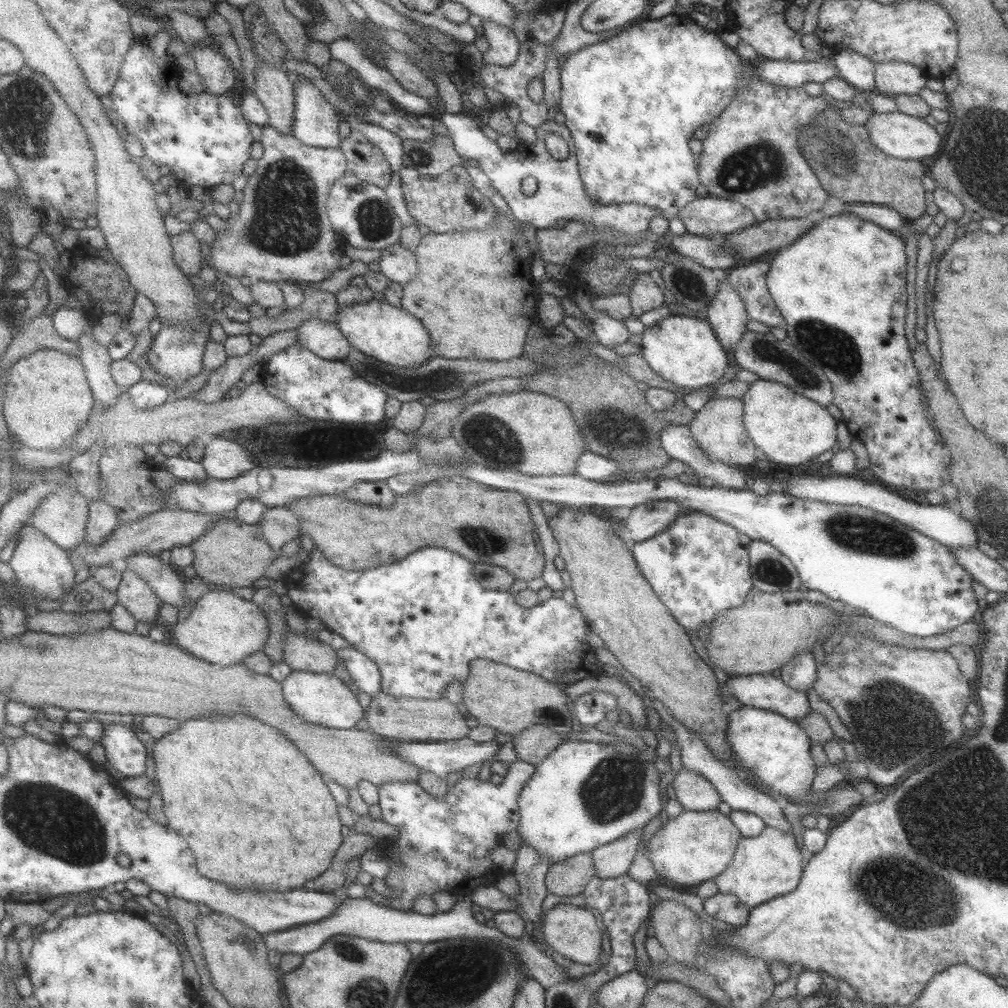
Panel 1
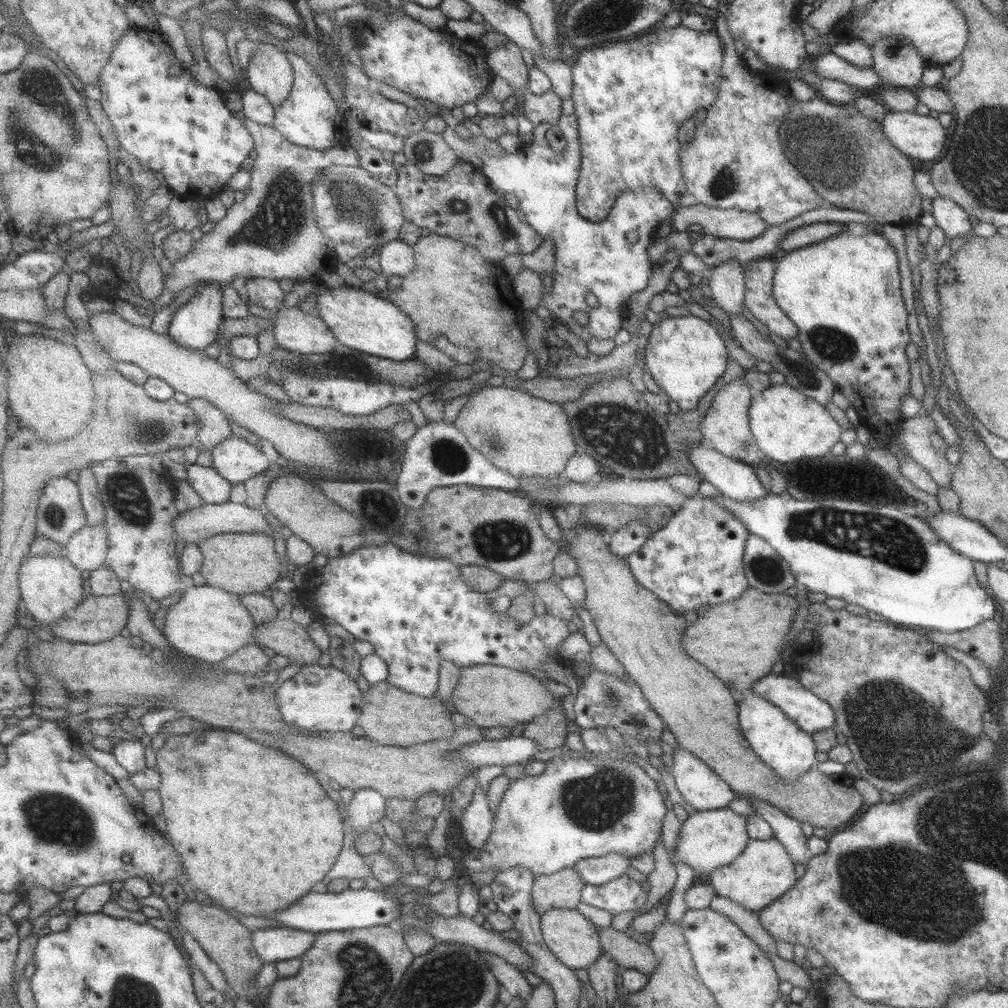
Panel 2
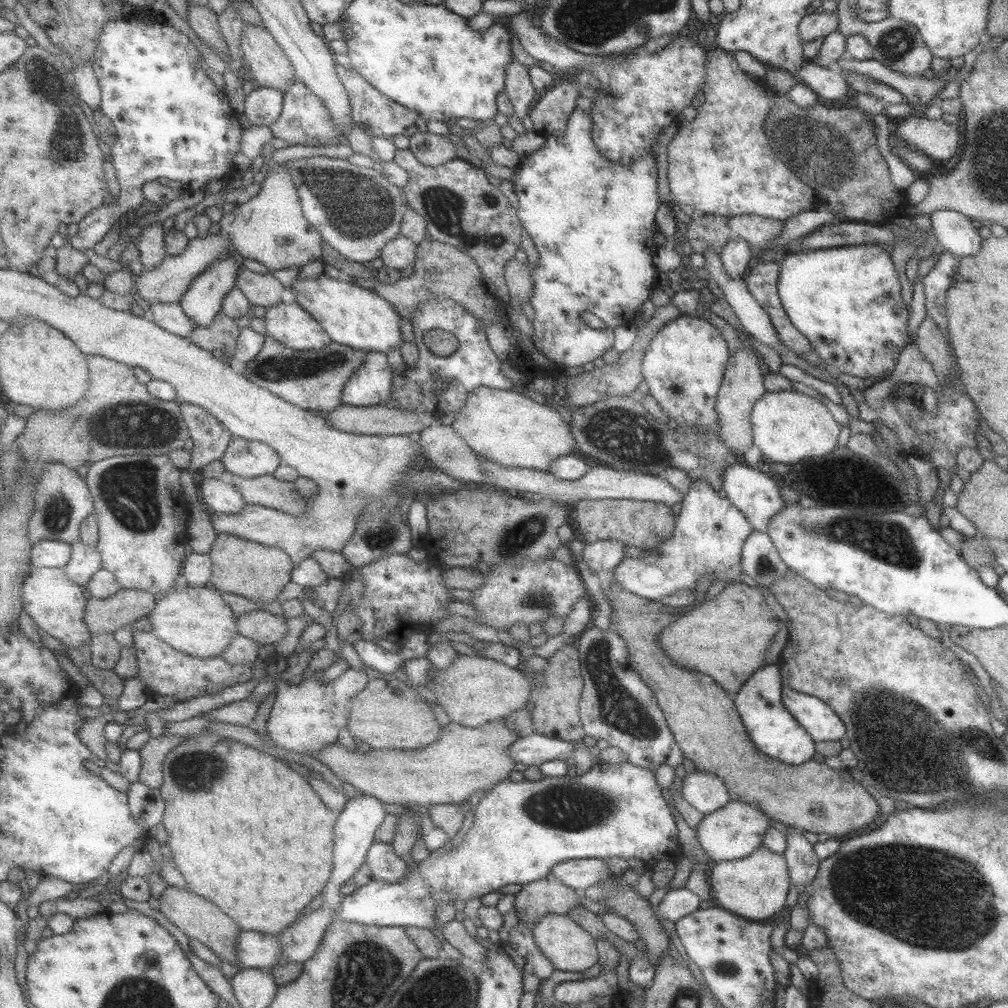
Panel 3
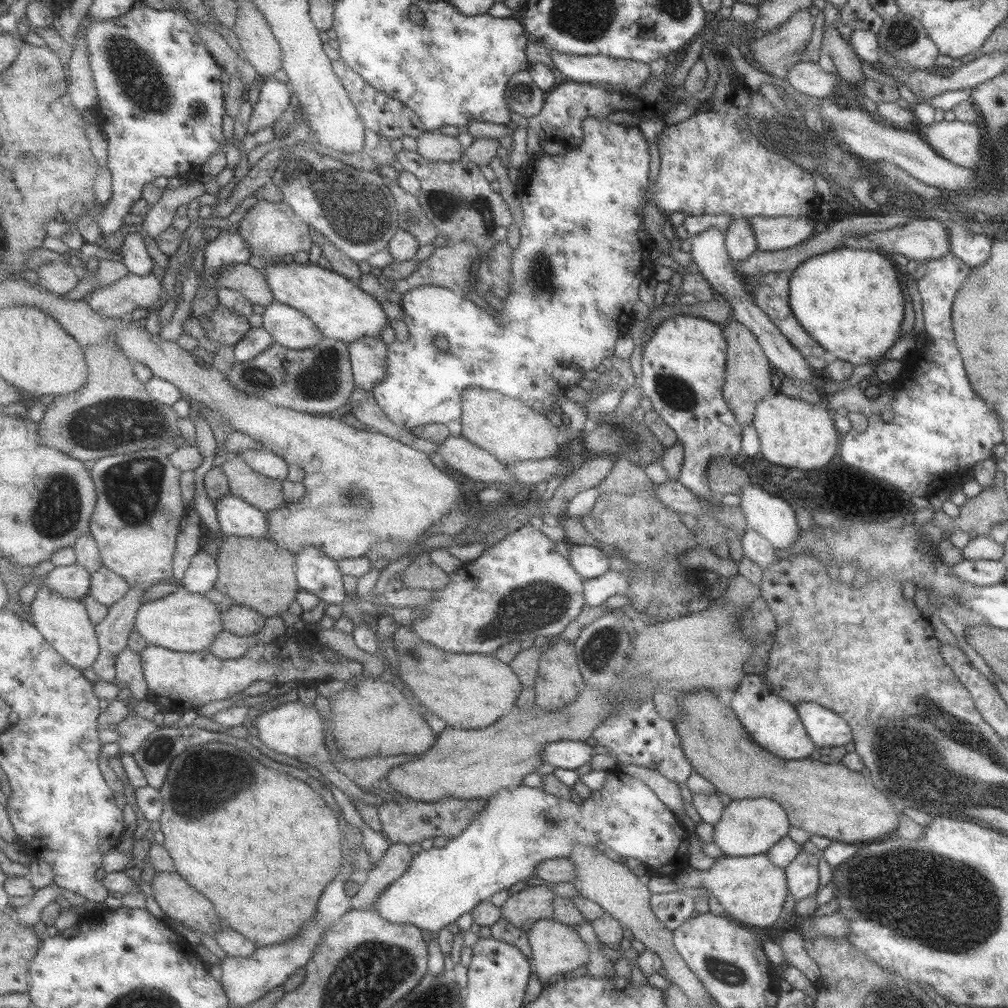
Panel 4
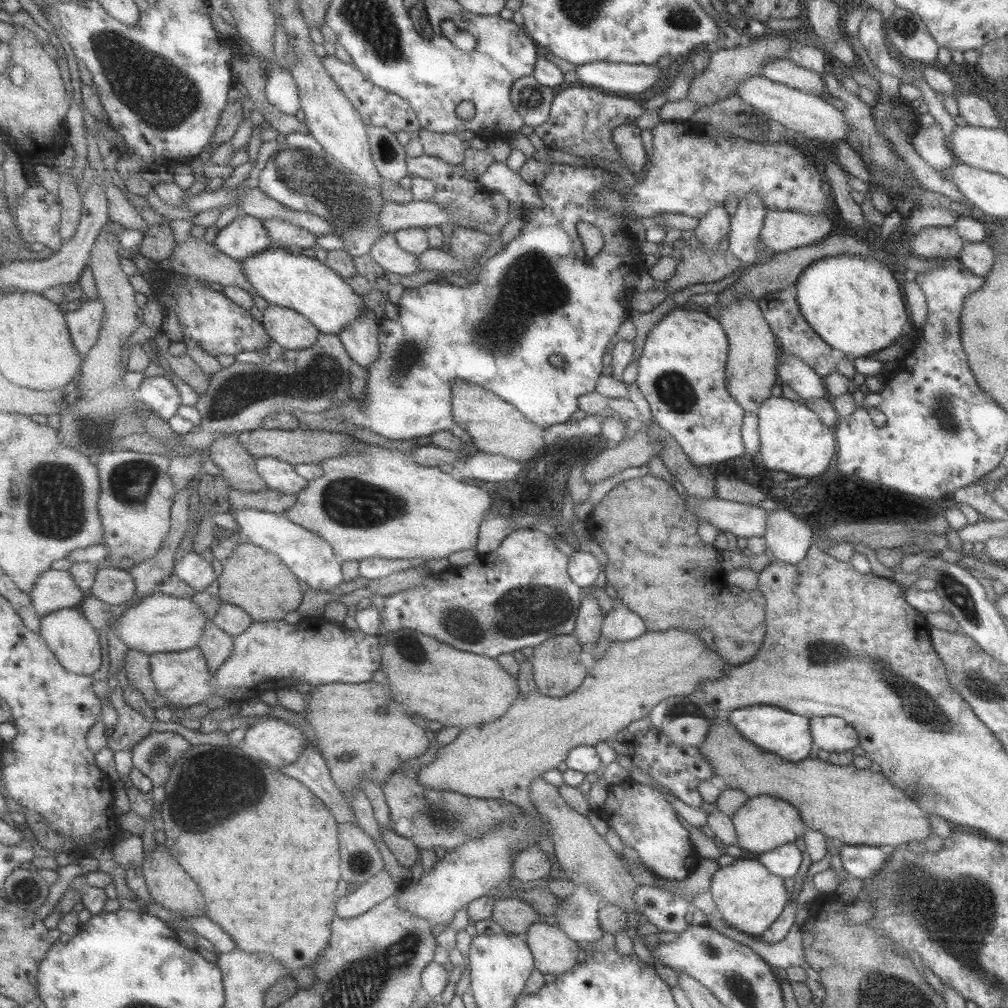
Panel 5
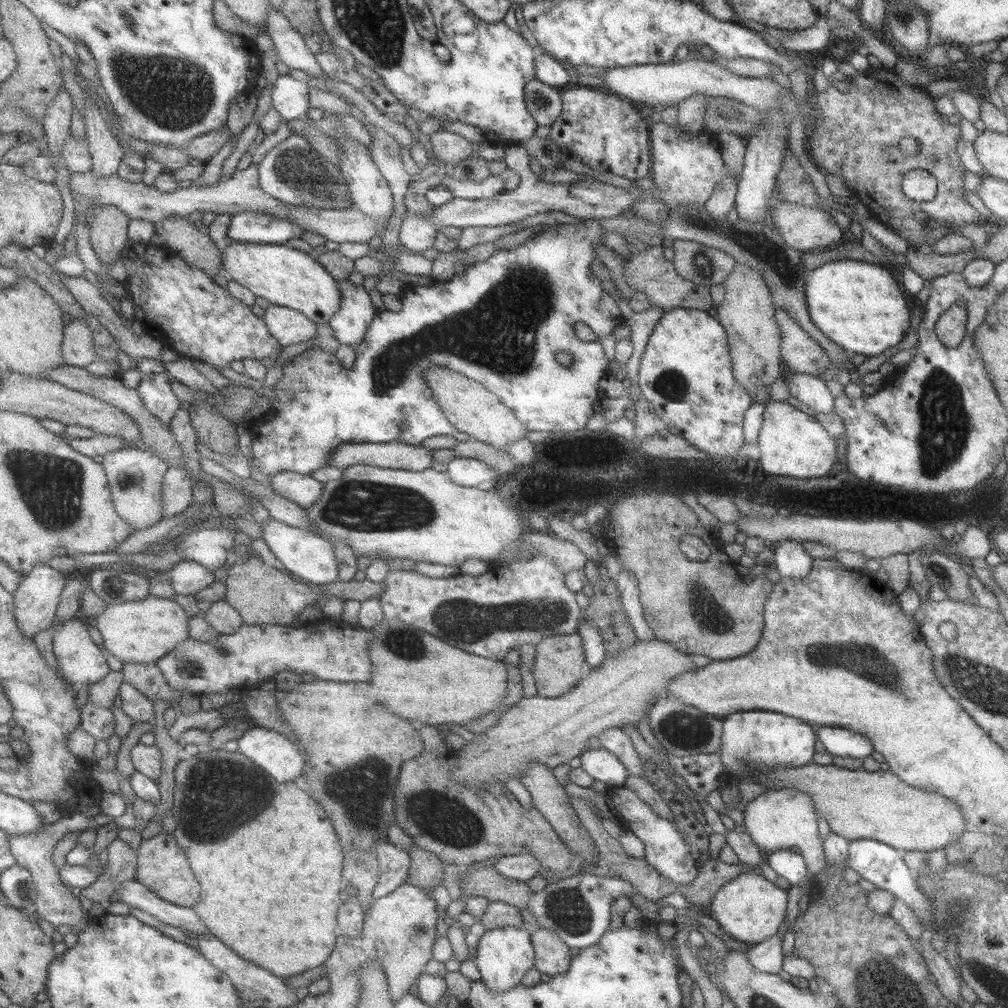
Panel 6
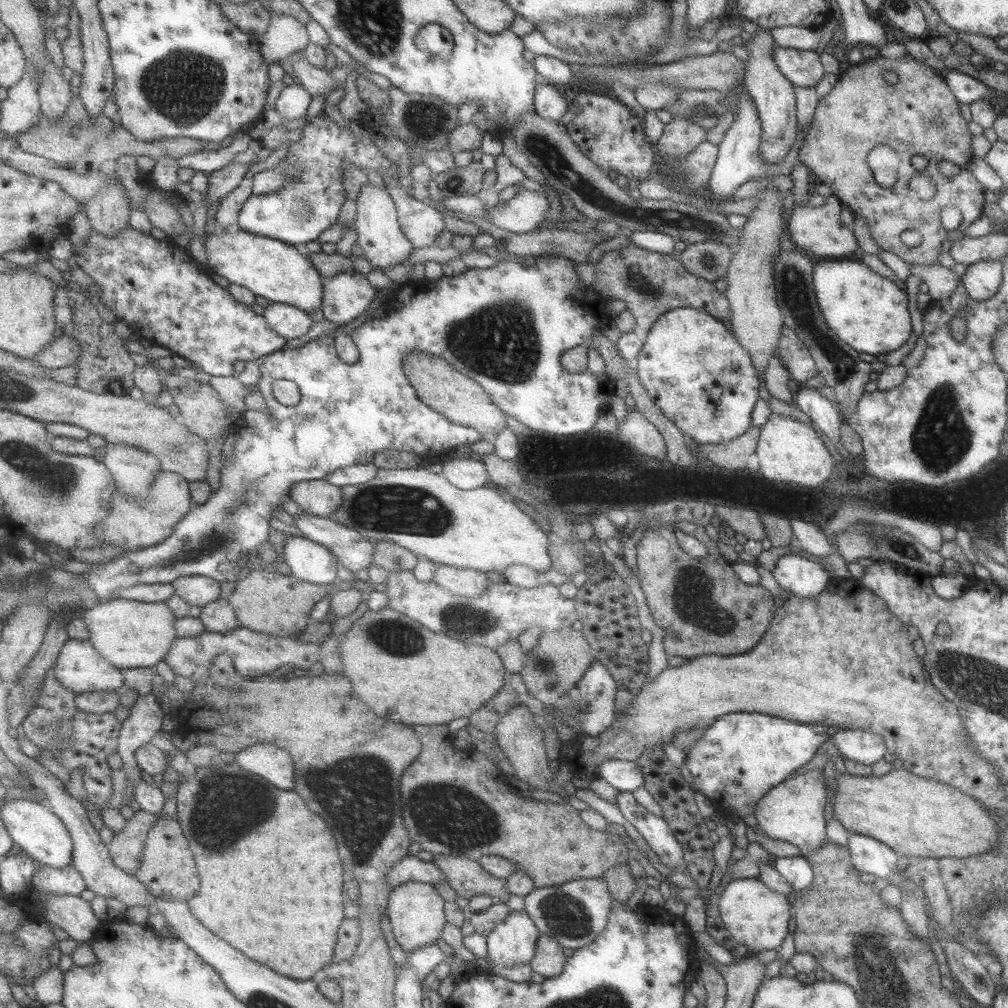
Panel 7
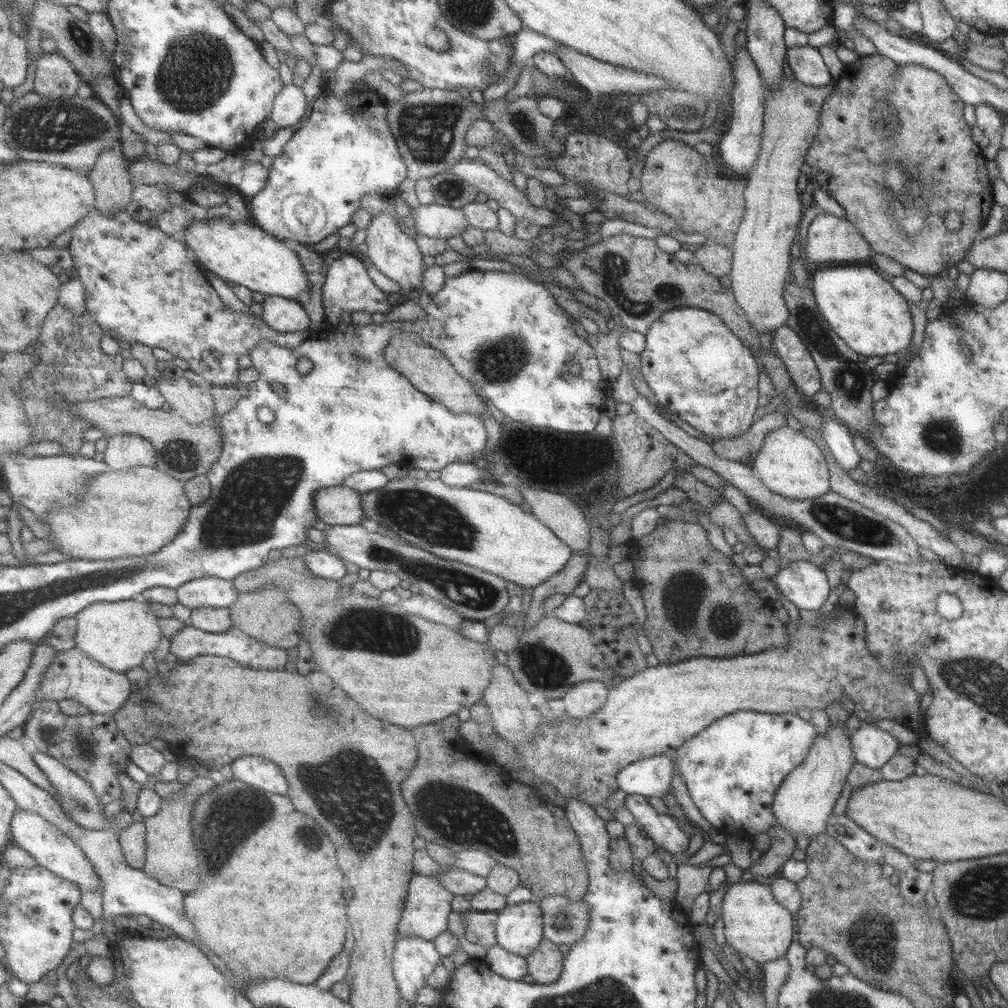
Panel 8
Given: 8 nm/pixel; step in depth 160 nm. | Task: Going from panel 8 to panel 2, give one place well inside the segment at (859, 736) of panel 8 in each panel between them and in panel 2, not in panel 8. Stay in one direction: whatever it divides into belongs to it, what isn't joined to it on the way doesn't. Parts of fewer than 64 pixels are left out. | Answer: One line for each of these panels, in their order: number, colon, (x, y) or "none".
2: (811, 714)
3: (820, 722)
4: (825, 728)
5: (830, 733)
6: (837, 741)
7: (862, 746)

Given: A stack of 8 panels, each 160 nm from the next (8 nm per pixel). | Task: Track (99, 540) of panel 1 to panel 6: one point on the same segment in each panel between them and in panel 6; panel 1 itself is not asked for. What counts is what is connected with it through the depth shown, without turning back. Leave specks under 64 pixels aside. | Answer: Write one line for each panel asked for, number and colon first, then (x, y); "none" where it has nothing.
2: (88, 550)
3: (86, 561)
4: (74, 582)
5: (57, 589)
6: (37, 601)

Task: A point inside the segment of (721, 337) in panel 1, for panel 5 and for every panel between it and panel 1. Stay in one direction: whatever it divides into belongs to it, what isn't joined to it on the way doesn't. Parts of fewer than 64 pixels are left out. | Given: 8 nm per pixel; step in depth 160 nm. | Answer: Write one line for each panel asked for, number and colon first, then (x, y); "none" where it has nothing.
2: (726, 284)
3: (735, 255)
4: (739, 241)
5: (745, 224)

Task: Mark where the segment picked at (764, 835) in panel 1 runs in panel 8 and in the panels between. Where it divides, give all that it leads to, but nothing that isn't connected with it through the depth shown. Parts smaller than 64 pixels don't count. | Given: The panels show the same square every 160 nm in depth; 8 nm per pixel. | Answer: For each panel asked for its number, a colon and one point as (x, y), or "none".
2: (763, 870)
3: (754, 887)
4: (752, 890)
5: (749, 898)
6: (749, 908)
7: (755, 916)
8: (755, 924)

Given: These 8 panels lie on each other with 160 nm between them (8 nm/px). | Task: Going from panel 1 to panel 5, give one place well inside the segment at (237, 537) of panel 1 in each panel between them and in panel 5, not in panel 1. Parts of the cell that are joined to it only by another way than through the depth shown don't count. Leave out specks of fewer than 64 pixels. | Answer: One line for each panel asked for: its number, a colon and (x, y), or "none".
2: (242, 563)
3: (247, 568)
4: (258, 573)
5: (258, 581)

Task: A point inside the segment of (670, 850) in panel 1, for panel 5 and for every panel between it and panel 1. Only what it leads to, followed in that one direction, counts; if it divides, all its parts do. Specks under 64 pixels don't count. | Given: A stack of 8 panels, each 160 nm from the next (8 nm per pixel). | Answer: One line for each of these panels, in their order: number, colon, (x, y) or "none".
2: (708, 839)
3: (731, 832)
4: (746, 827)
5: (762, 823)

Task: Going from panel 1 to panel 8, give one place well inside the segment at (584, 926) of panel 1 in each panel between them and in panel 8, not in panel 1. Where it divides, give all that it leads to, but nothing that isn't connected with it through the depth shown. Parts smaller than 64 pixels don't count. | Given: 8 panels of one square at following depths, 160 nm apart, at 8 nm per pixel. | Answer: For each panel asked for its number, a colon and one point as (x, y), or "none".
2: (573, 939)
3: (570, 948)
4: (556, 948)
5: (554, 952)
6: (551, 955)
7: (548, 960)
8: (544, 964)

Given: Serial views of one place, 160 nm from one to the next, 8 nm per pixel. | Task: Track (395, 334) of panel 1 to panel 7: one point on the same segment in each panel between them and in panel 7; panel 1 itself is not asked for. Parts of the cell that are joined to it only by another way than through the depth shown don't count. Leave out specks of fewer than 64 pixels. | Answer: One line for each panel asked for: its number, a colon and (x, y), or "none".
2: (365, 321)
3: (354, 316)
4: (343, 311)
5: (286, 278)
6: (284, 276)
7: (276, 270)

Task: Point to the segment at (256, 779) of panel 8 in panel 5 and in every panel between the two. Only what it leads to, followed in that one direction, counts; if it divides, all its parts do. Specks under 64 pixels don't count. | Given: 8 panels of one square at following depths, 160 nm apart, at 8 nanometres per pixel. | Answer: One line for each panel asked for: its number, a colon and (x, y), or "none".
5: (279, 743)
6: (273, 751)
7: (270, 761)

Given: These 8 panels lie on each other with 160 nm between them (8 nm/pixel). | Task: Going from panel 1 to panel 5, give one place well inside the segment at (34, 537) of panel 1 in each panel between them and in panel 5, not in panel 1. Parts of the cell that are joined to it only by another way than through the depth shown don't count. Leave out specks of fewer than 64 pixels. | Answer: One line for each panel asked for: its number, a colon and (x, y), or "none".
2: (51, 587)
3: (58, 606)
4: (66, 623)
5: (71, 635)

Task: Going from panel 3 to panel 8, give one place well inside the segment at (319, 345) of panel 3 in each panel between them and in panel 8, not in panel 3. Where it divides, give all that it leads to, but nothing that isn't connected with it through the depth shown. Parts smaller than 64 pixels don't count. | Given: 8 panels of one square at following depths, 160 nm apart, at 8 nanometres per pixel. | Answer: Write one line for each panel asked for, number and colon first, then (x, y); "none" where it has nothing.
4: (290, 327)
5: (292, 330)
6: (290, 326)
7: (290, 322)
8: (288, 316)

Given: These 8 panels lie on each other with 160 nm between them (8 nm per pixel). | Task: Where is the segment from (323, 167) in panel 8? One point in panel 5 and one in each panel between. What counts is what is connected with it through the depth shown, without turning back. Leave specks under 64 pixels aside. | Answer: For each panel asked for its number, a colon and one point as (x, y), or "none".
5: (245, 236)
6: (261, 228)
7: (310, 202)

